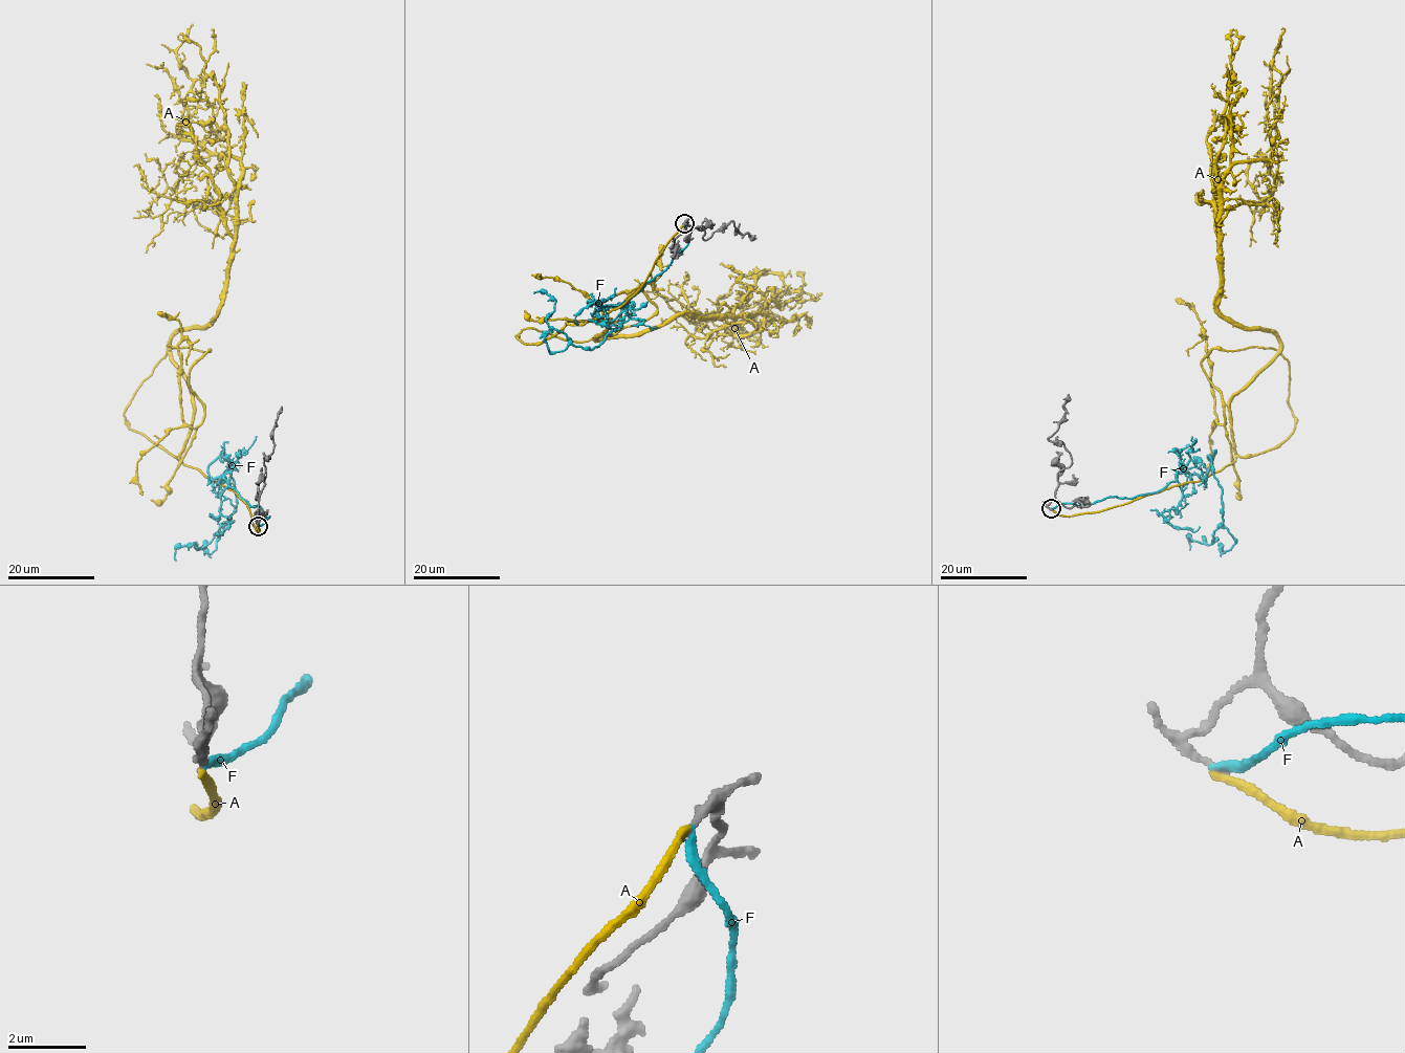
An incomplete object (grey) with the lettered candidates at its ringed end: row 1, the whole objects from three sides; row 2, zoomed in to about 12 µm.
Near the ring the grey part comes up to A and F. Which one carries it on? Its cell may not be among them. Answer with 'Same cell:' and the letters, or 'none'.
Same cell: none

